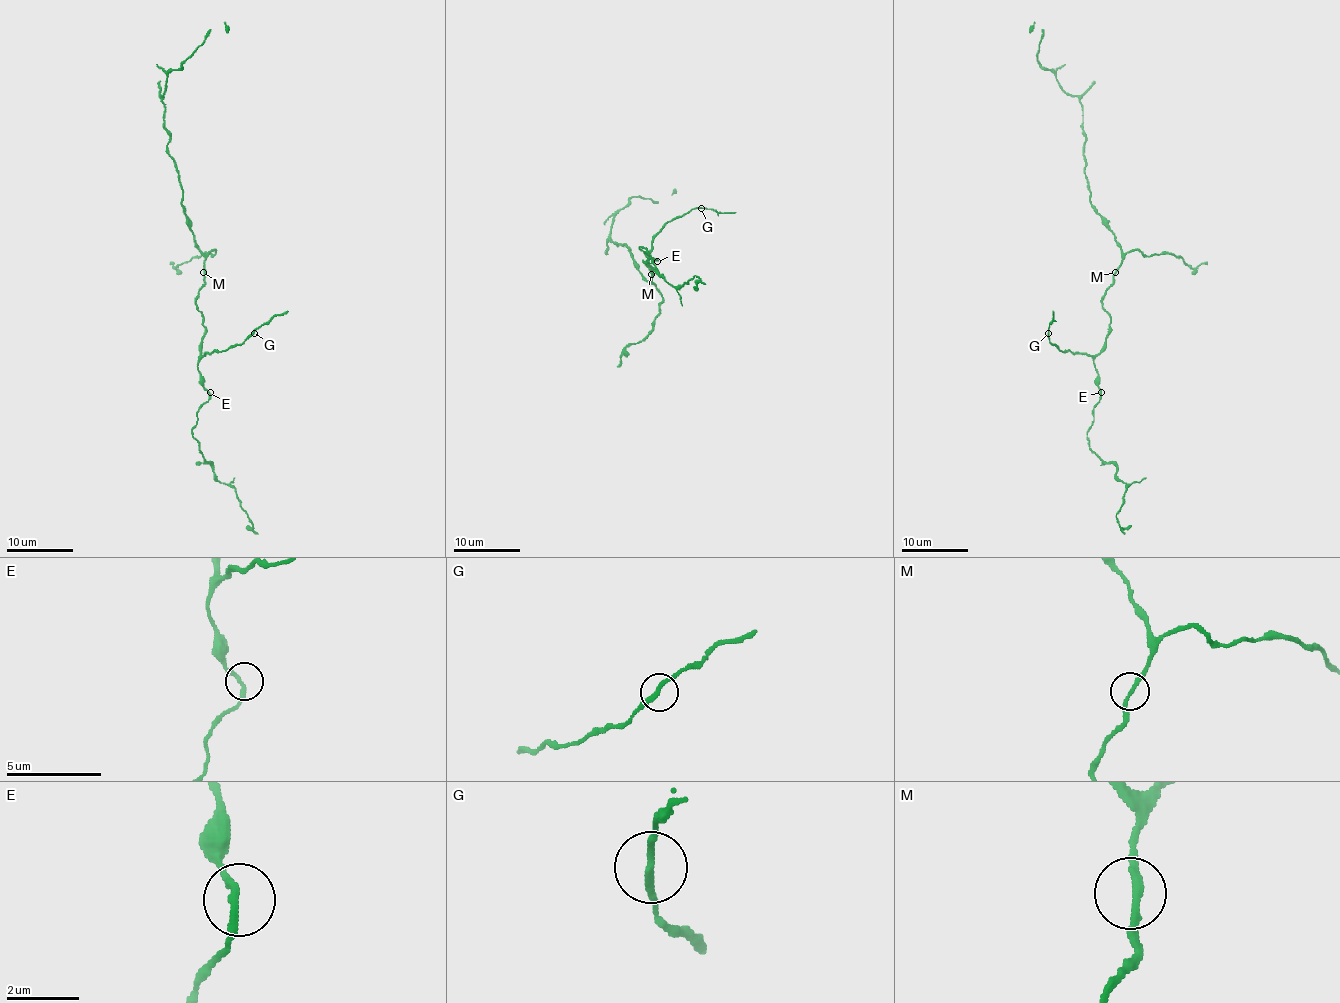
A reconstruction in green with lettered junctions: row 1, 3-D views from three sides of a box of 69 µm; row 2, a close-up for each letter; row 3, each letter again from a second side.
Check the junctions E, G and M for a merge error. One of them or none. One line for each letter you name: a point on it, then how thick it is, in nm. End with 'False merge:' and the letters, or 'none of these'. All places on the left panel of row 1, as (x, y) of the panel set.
False merge: none of these

